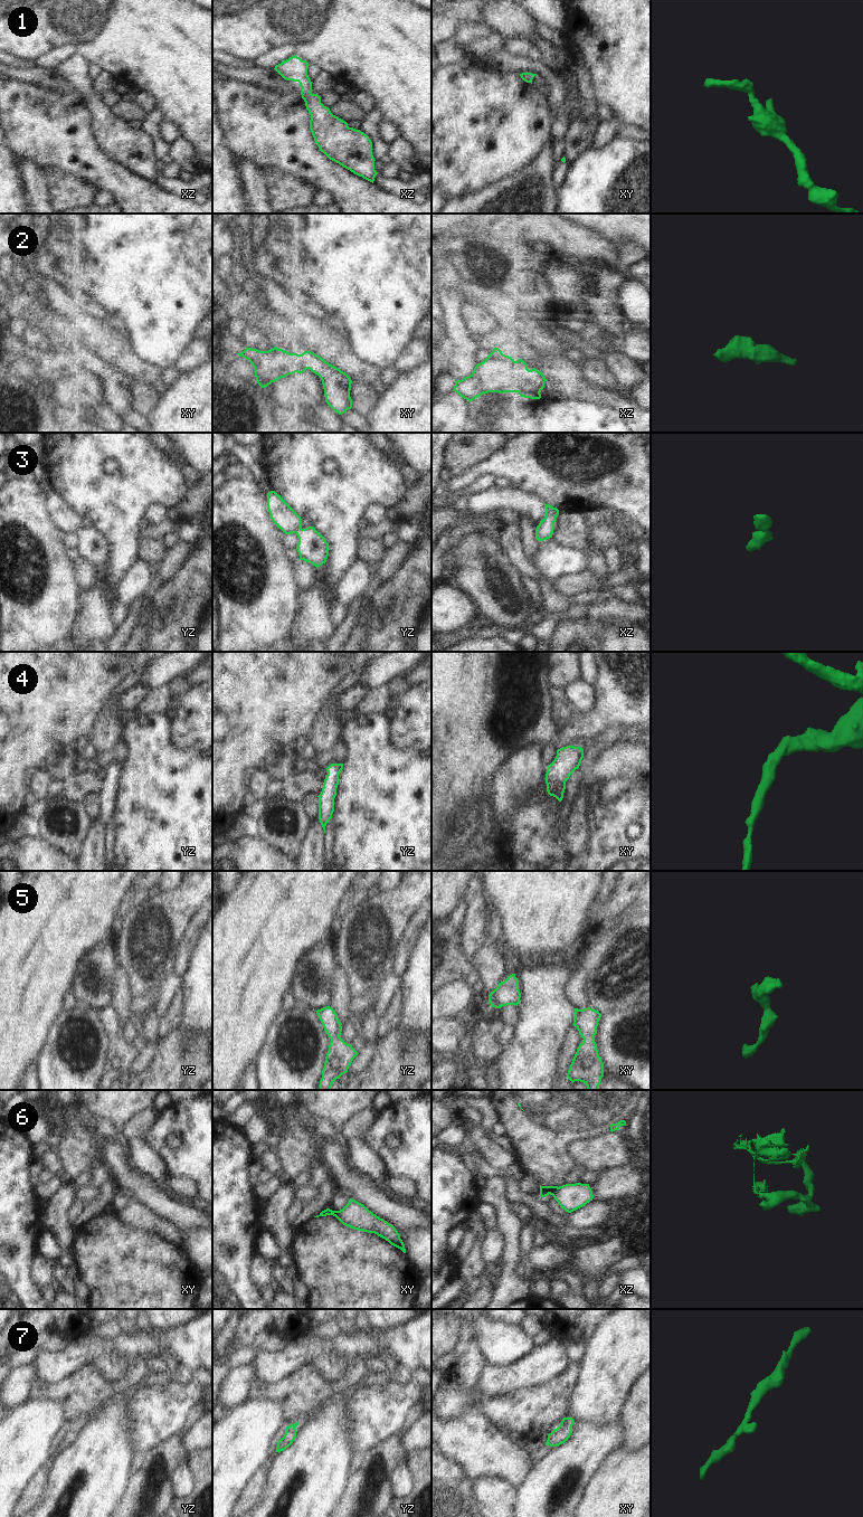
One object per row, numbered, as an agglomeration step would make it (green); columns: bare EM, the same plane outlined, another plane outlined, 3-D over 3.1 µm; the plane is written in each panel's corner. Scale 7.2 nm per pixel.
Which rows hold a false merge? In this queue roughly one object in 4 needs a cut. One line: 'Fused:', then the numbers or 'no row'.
Fused: 6

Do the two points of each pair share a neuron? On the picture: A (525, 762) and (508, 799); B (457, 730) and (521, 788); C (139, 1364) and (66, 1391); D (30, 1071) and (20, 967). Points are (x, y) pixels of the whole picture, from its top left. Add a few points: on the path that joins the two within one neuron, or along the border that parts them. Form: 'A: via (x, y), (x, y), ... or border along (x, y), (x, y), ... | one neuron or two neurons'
A: via (525, 771), (510, 790) | one neuron
B: border along (519, 750), (505, 762), (491, 785) | two neurons
C: via (123, 1383), (115, 1387), (85, 1390) | one neuron
D: border along (36, 1061), (32, 1061), (27, 1067), (20, 1078) | two neurons

